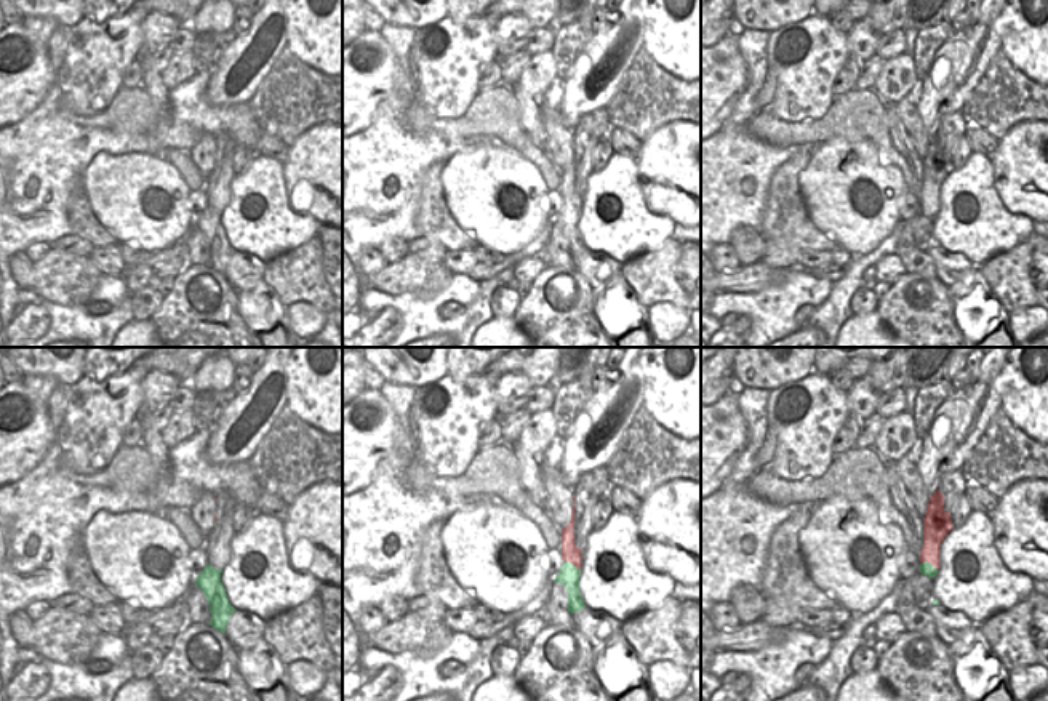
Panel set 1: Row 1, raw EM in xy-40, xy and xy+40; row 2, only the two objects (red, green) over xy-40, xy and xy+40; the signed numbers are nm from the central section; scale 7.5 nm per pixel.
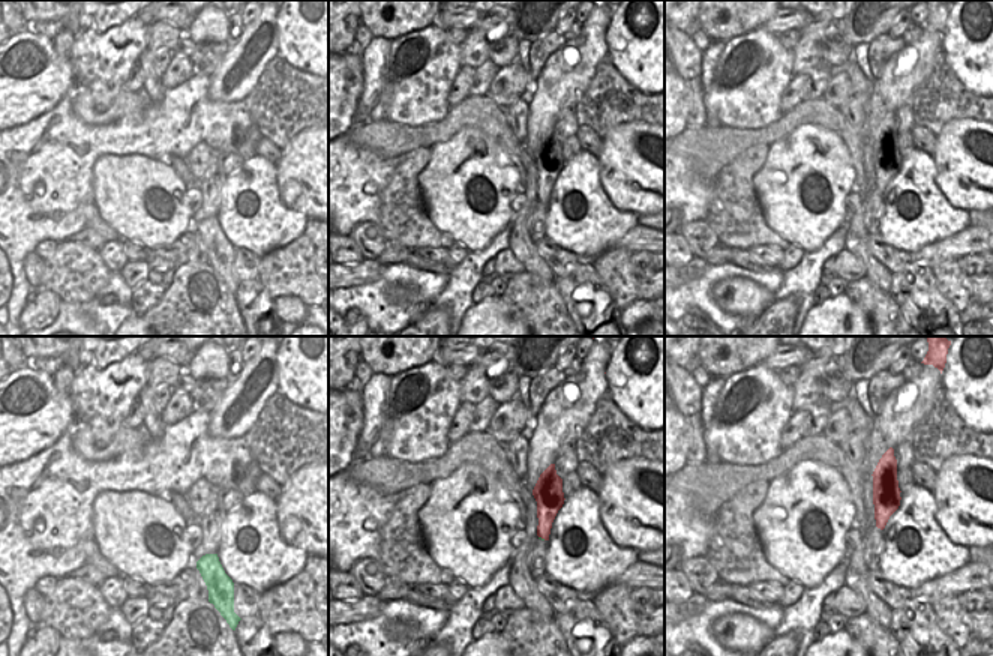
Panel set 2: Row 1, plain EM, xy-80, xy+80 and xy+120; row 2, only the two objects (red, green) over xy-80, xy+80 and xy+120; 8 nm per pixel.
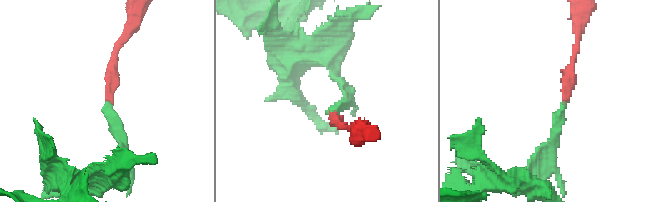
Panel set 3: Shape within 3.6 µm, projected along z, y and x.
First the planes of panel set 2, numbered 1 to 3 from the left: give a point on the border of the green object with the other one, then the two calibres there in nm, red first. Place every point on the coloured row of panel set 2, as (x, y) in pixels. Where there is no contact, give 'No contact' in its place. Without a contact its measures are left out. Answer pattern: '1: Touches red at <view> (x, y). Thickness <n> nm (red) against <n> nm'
1: No contact
2: Touches red at xy+80 (542, 538). Thickness 170 nm (red) against 20 nm
3: No contact.

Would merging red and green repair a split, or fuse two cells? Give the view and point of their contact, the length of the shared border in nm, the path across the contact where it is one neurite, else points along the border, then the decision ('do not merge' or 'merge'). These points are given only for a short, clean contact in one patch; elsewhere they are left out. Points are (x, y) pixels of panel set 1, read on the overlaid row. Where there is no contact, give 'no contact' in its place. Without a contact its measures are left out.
meets red in xy at (572, 562); contact 150 nm long; border along xy (564, 560), (568, 560), (580, 570); do not merge

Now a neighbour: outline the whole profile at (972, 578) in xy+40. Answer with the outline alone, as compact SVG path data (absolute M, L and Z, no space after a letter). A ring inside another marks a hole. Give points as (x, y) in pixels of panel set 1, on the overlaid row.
M971 511L965 523L952 528L939 546L939 570L933 578L933 597L950 611L963 613L973 624L981 624L1006 611L1034 592L1034 579L1011 573L994 546L994 523L982 512Z

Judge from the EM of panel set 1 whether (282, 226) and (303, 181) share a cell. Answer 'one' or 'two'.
two

